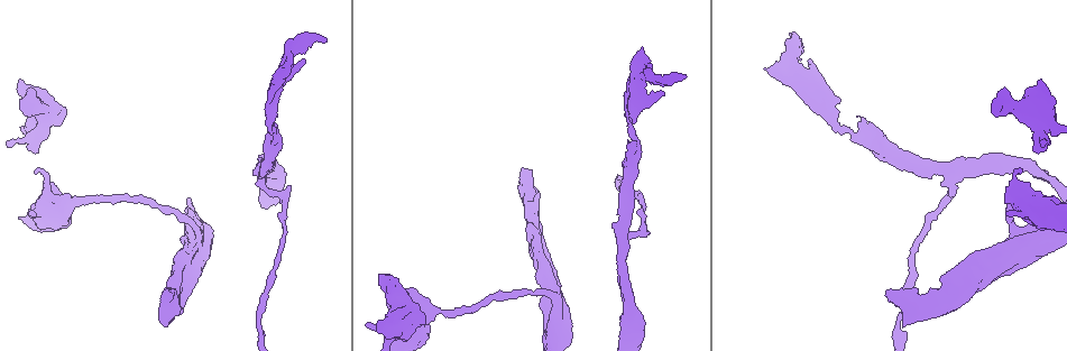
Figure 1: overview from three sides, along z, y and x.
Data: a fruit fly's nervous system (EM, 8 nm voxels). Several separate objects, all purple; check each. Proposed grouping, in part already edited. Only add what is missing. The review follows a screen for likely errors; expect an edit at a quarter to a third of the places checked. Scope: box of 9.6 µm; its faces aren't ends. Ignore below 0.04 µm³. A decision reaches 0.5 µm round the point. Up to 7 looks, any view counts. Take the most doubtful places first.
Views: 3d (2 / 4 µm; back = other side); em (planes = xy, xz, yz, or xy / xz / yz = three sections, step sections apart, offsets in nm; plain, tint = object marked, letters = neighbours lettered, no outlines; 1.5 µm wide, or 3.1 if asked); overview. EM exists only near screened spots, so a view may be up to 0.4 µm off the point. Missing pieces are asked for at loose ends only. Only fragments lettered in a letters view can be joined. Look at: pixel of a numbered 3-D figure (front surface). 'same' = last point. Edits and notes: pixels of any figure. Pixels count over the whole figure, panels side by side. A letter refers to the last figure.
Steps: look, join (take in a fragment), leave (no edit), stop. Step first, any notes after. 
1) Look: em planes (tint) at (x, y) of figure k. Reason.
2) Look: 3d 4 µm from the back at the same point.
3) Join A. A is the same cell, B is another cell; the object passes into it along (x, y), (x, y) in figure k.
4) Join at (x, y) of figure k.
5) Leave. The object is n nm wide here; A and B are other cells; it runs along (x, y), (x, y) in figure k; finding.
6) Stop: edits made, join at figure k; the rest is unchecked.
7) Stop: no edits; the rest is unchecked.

Look: em planes (letters) at (764, 70) of figure 1. Branch stops here.

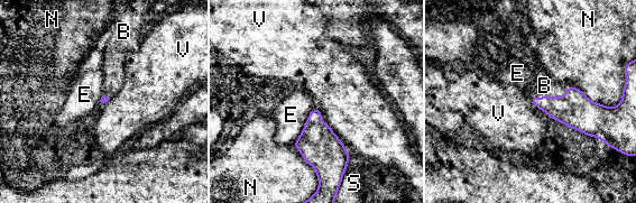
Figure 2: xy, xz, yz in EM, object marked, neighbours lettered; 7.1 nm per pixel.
Join B. The longest contact is with N, 340 nm; B is the same cell, E, N, S and V are other cells; the object passes into it along (573, 109), (553, 97), (544, 85) in figure 2; the neuron continues.

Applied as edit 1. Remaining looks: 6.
Look: 3d 4 µm at (995, 117) of figure 1. Thick end.

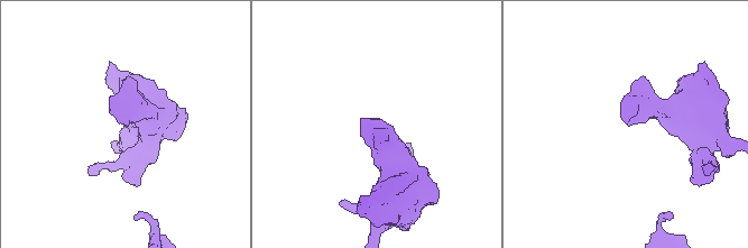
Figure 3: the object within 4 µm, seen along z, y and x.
Look: em yz step 8 (letters) at (371, 127) of figure 3.

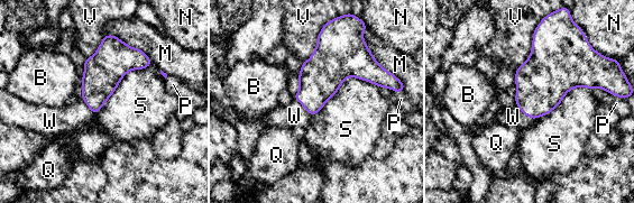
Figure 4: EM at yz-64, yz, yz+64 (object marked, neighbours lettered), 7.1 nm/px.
Look: em planes (letters) at the same point.

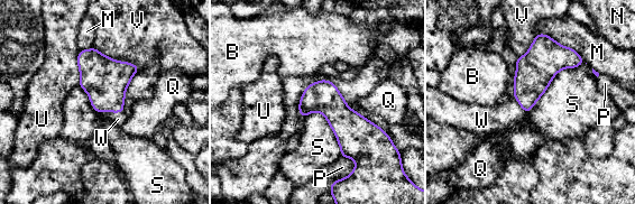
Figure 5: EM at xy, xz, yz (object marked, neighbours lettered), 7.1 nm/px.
Join W. W is the same cell, B, M, N, P, Q, S, U and V are other cells; the object passes into it along (104, 80), (110, 111), (118, 119) in figure 5; it goes on there.

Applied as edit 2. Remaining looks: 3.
Look: 3d 4 µm at (36, 173) of figure 1. An open end.

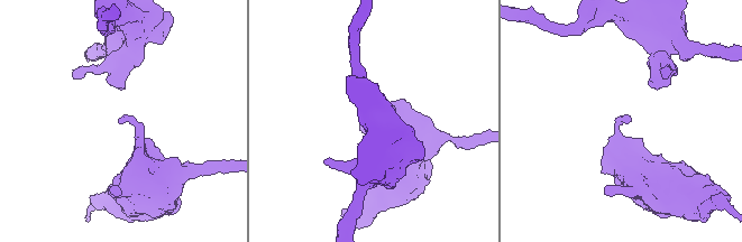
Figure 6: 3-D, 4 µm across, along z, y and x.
Look: em yz step 8 (letters) at (118, 121) of figure 6. Need the tissue.

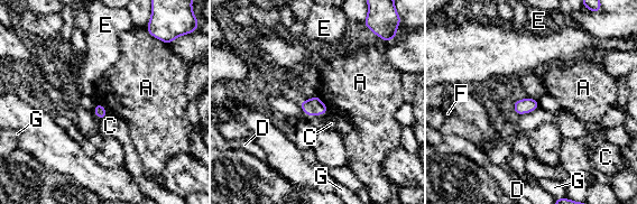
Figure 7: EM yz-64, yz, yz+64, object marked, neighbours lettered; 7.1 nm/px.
Look: em planes (letters) at the same point. Another direction.

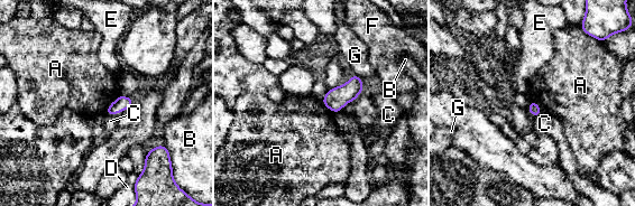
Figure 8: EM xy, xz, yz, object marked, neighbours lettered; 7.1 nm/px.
Leave. A, B, C, D, E, F and G are other cells; a border runs along (119, 94), (104, 113) in figure 8; no lettered fragment goes on from it.

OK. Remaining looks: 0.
Stop: edits made, join at figure 2, join at figure 5; the rest is unchecked.

